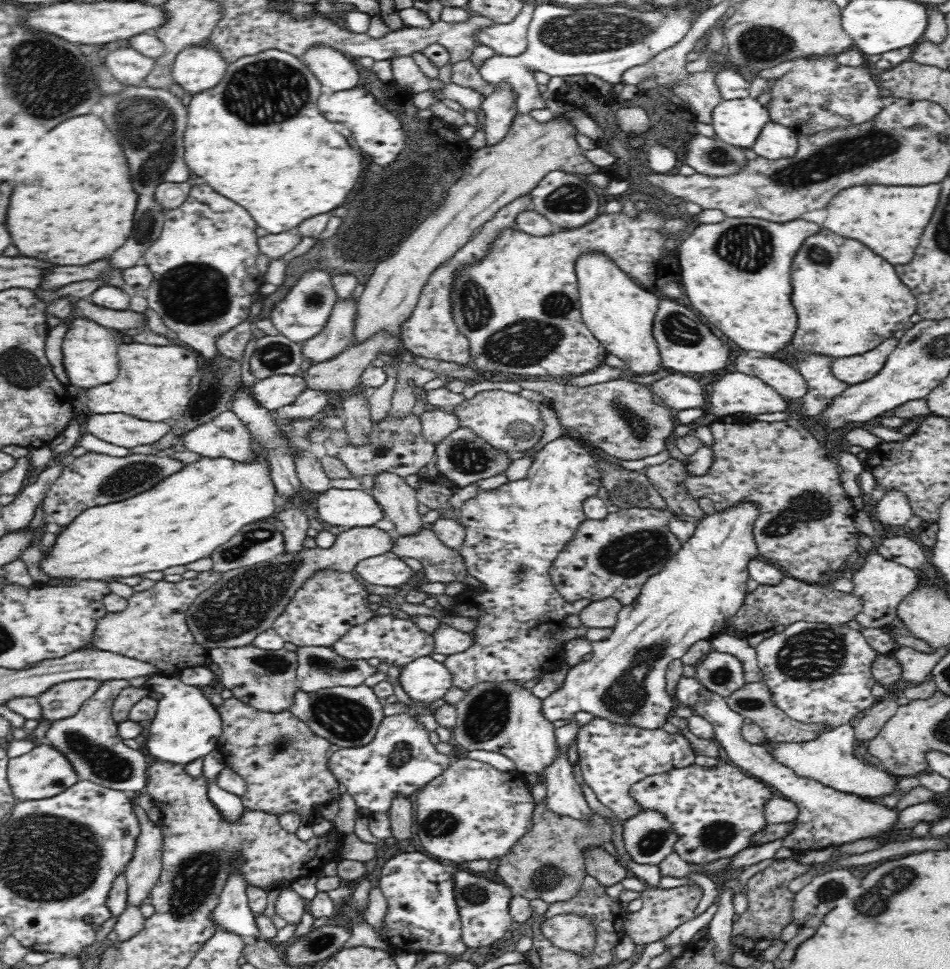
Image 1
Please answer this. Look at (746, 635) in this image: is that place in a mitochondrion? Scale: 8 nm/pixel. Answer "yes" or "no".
no

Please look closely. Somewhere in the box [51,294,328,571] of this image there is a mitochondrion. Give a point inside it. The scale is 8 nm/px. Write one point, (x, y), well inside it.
(135, 475)

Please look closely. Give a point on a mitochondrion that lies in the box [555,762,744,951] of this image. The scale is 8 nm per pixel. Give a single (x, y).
(717, 834)

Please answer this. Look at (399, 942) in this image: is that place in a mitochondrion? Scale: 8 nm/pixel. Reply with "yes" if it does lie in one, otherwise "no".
no

